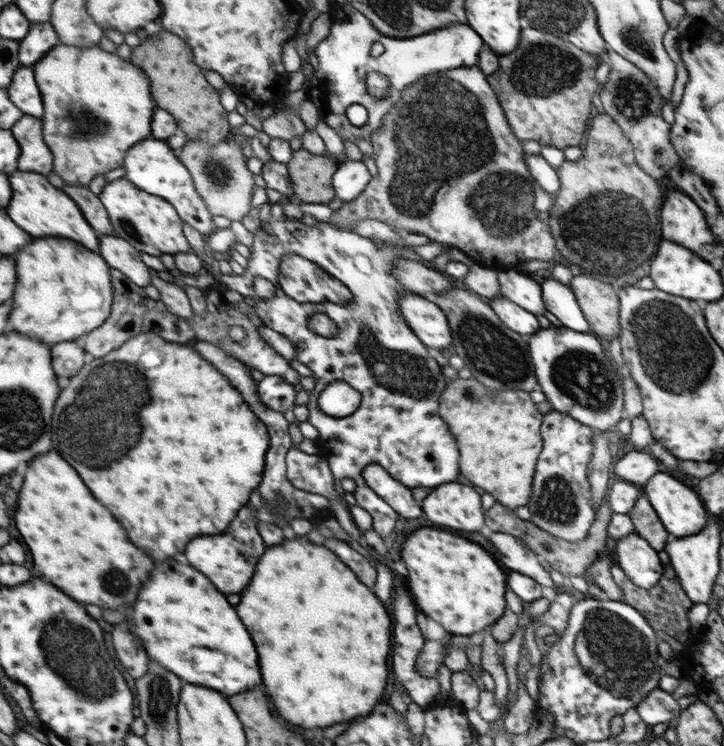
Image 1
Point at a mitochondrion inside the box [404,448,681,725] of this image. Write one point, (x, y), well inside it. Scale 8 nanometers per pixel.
(614, 653)

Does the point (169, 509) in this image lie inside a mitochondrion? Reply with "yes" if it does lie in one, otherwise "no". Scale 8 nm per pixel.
no

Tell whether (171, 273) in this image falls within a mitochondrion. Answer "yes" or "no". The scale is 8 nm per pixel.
no

